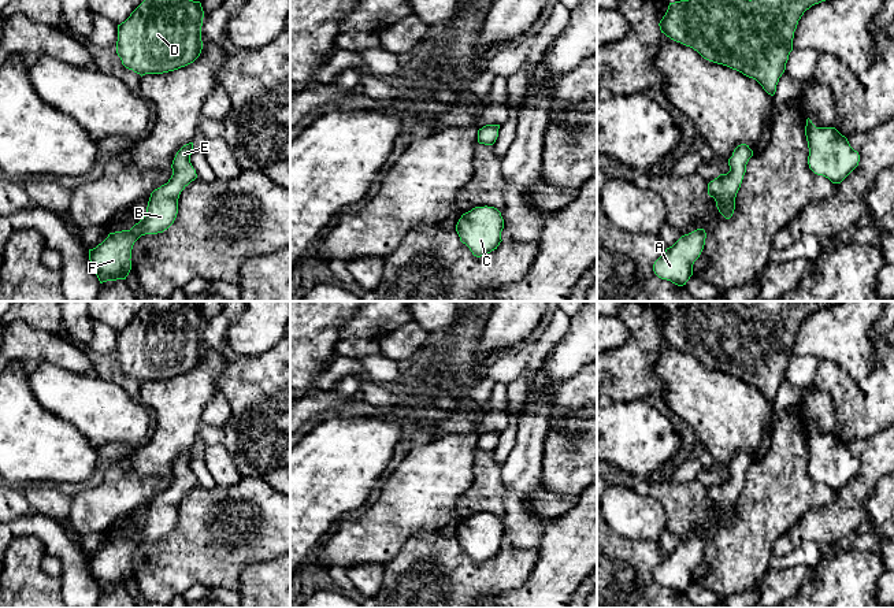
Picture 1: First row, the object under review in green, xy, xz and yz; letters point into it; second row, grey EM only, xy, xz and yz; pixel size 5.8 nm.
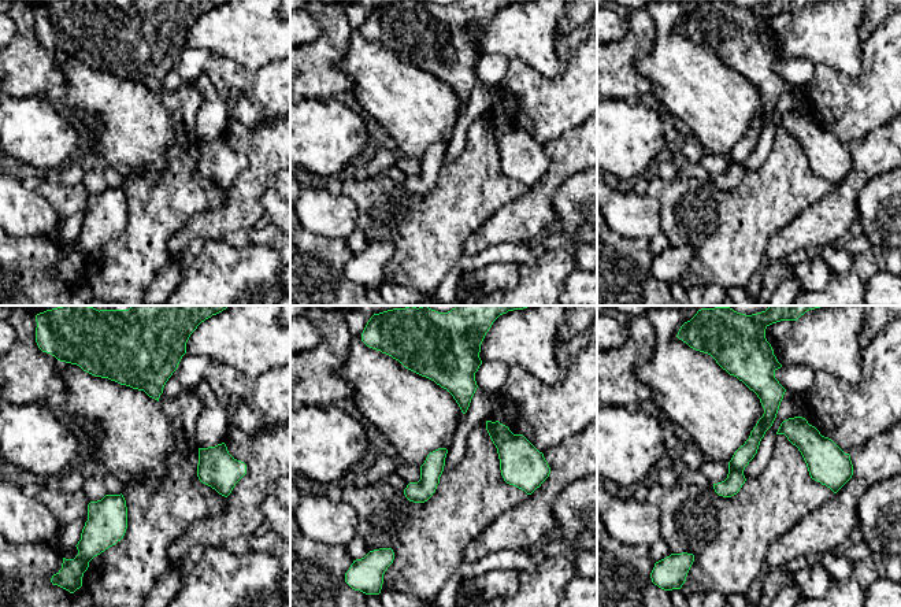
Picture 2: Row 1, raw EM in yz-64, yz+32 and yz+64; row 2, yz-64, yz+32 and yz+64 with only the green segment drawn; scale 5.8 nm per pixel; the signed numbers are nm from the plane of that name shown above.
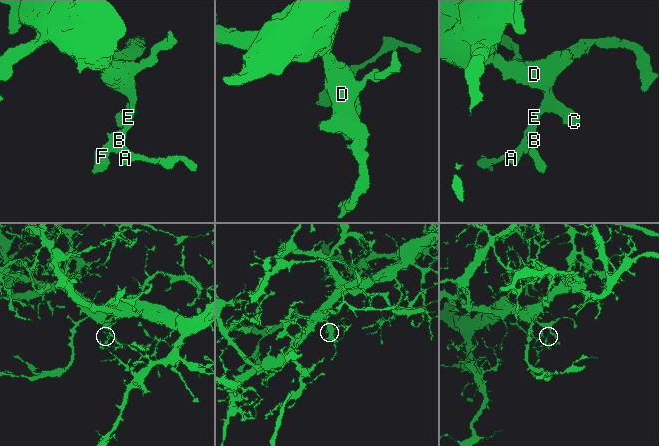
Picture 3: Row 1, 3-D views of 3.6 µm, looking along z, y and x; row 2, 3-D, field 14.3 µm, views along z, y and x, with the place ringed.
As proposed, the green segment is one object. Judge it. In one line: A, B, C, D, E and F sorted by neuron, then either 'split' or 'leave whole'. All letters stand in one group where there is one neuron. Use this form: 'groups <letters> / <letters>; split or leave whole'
groups A B C D E F; leave whole

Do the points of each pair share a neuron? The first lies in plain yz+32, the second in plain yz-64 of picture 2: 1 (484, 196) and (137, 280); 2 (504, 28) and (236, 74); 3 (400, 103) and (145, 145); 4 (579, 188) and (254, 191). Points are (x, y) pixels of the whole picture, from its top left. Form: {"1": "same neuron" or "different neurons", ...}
{"1": "same neuron", "2": "different neurons", "3": "same neuron", "4": "different neurons"}

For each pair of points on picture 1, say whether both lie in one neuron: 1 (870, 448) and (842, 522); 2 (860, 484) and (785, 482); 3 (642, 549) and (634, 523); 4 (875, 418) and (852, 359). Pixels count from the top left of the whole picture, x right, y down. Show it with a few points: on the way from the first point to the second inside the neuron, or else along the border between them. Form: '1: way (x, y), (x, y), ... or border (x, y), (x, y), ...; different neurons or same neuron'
1: way (870, 466), (867, 478), (852, 496), (849, 504); same neuron
2: border (837, 490), (837, 497), (830, 504), (811, 510); different neurons
3: border (611, 529), (623, 537), (652, 538), (656, 541); different neurons
4: border (876, 351), (863, 378), (852, 378), (833, 362); different neurons

